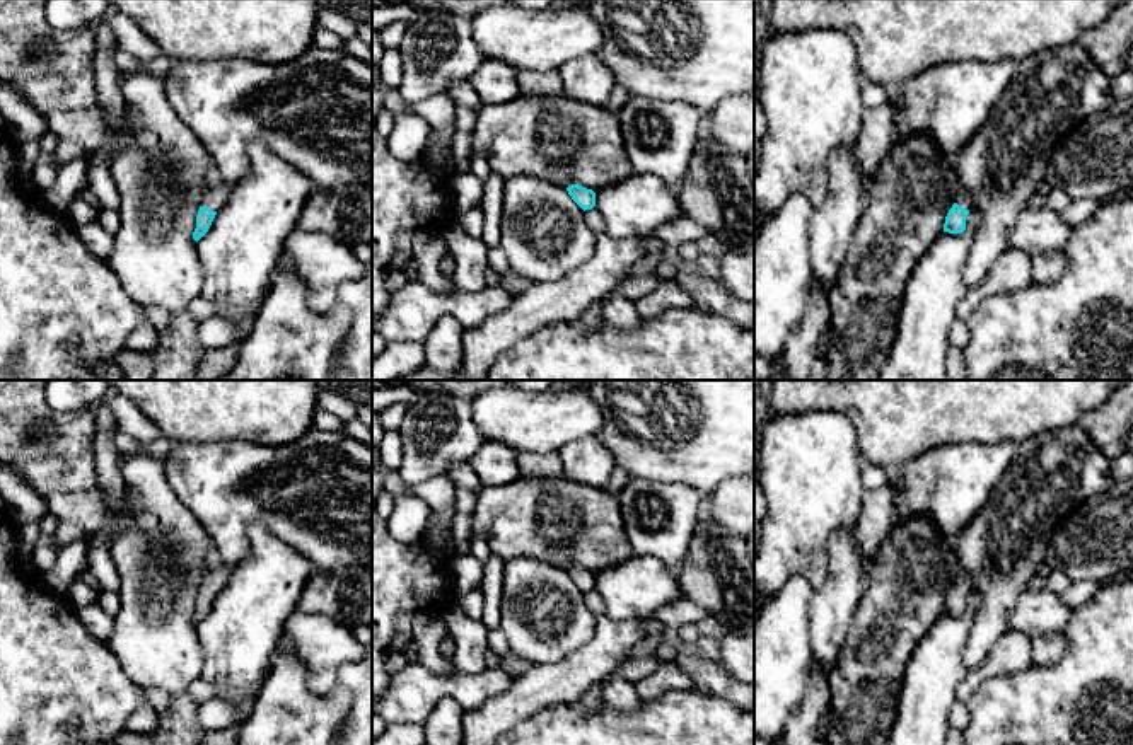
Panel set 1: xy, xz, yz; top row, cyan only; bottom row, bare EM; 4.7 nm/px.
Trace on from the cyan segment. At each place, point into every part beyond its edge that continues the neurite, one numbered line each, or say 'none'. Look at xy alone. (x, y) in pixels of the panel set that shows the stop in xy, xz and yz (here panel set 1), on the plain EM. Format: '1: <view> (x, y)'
1: xy (217, 577)

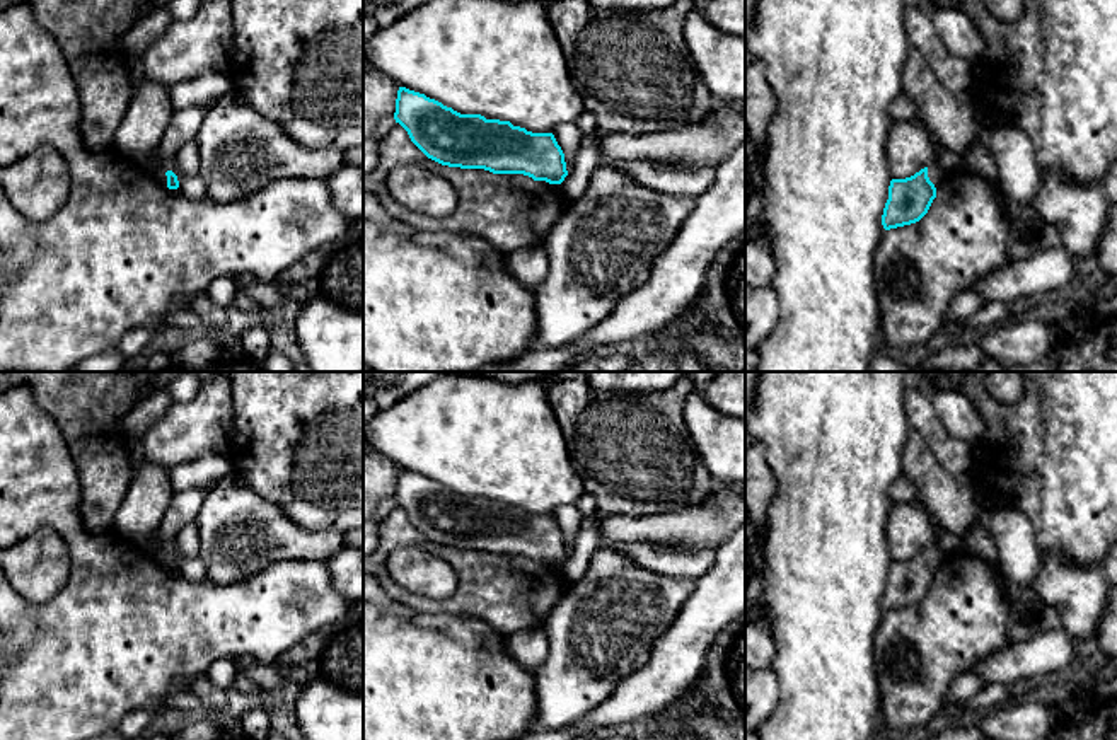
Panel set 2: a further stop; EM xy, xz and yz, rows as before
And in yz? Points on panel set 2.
1: yz (935, 556)

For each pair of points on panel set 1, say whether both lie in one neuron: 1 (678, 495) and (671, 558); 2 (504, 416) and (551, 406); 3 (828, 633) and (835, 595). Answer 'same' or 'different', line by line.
1: same
2: same
3: same

